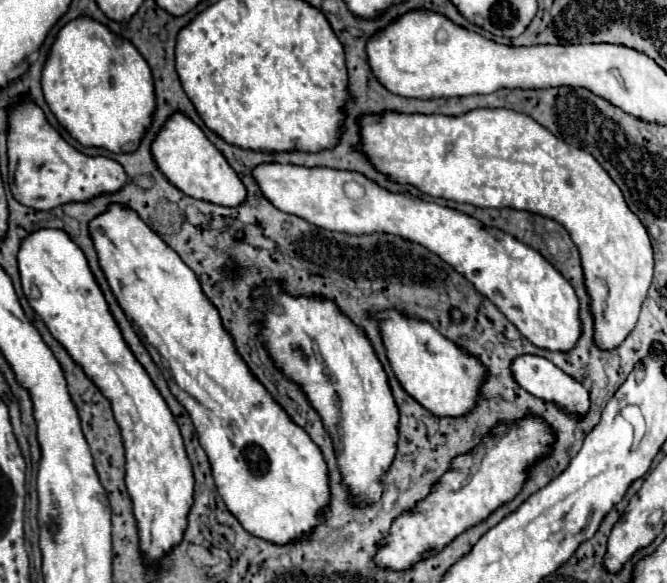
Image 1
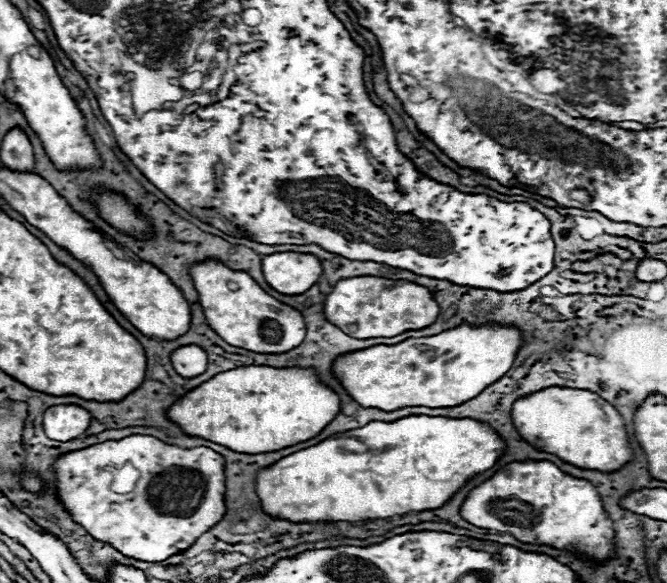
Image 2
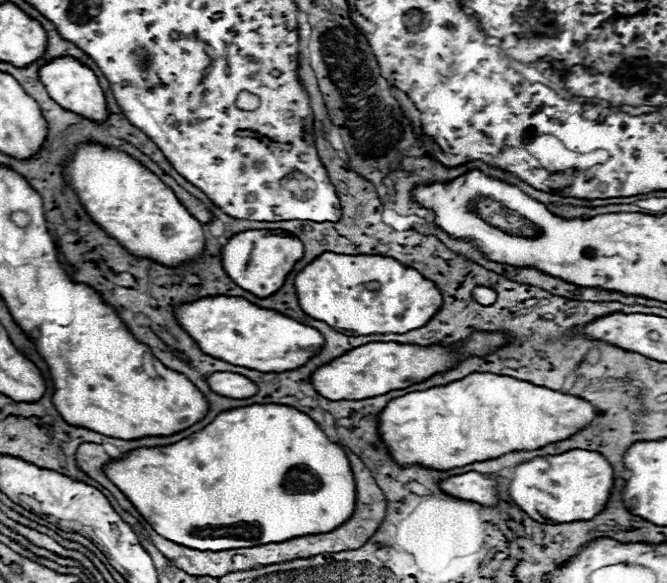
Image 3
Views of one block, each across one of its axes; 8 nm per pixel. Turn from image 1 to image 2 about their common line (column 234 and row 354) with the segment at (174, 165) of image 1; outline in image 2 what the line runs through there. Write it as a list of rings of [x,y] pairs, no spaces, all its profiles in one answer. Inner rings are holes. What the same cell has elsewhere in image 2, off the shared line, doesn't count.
[[[182,346],[172,354],[172,366],[182,378],[194,378],[206,372],[206,352],[198,346]]]

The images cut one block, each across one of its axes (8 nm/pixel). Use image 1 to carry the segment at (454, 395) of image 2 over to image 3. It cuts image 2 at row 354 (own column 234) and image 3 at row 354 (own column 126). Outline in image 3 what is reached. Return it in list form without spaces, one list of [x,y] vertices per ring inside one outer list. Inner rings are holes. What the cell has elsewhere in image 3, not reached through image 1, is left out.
[[[210,296],[184,304],[176,310],[176,318],[208,356],[258,372],[286,372],[300,368],[306,360],[318,354],[322,344],[326,344],[316,328],[300,324],[276,310],[260,308],[238,296]]]

